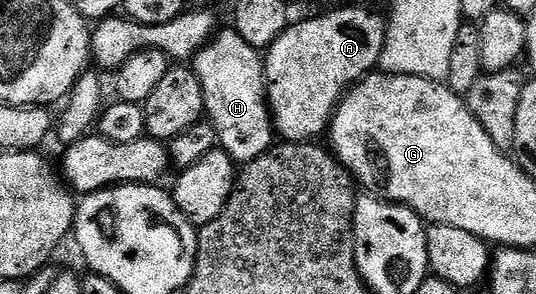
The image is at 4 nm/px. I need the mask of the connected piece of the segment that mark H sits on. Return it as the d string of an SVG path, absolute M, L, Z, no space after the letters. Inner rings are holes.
M221 29L203 50L193 56L191 66L199 77L199 85L203 85L205 115L215 129L220 150L226 151L234 163L244 165L255 161L264 151L274 146L275 128L273 117L269 113L269 100L265 94L265 61L258 48L247 45L247 41L243 41L237 31Z

